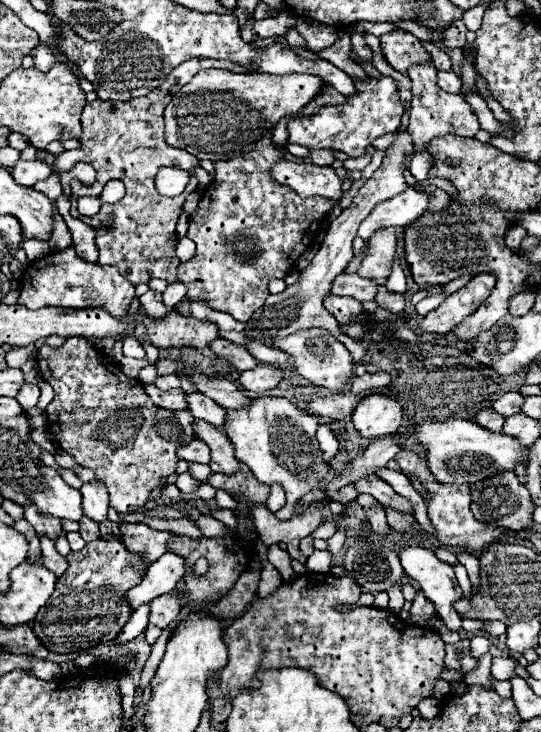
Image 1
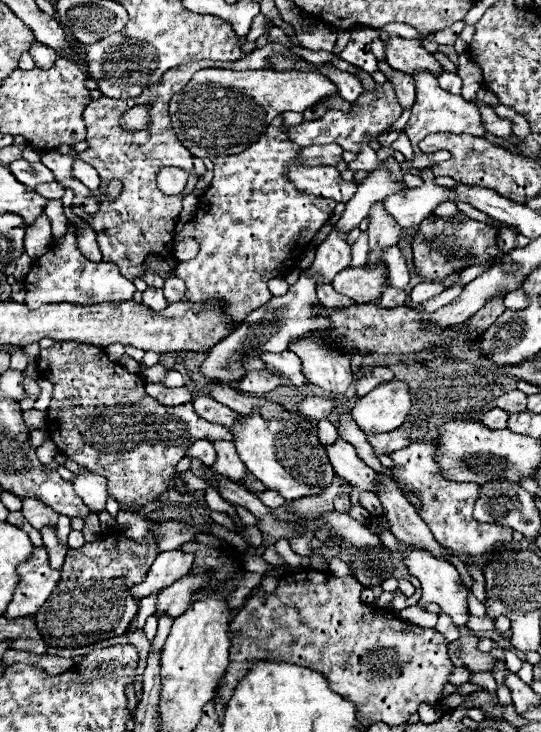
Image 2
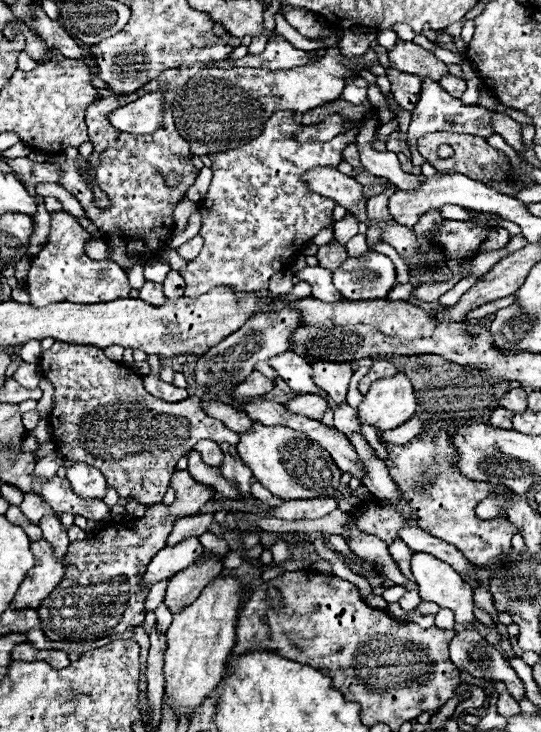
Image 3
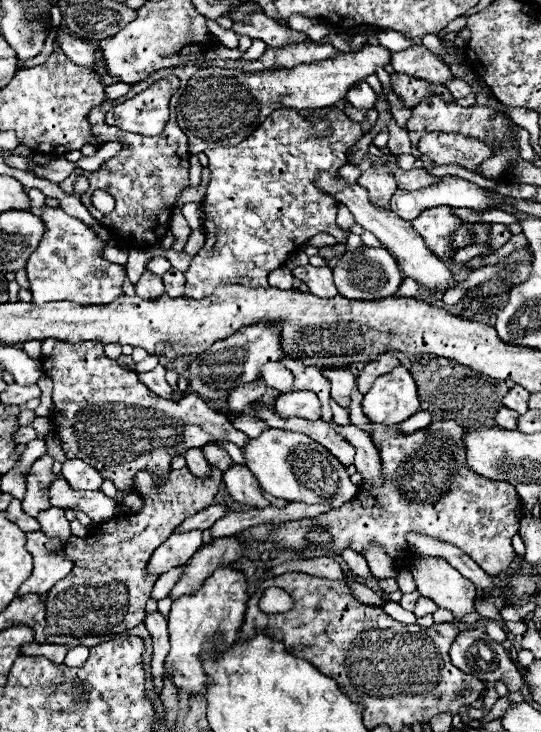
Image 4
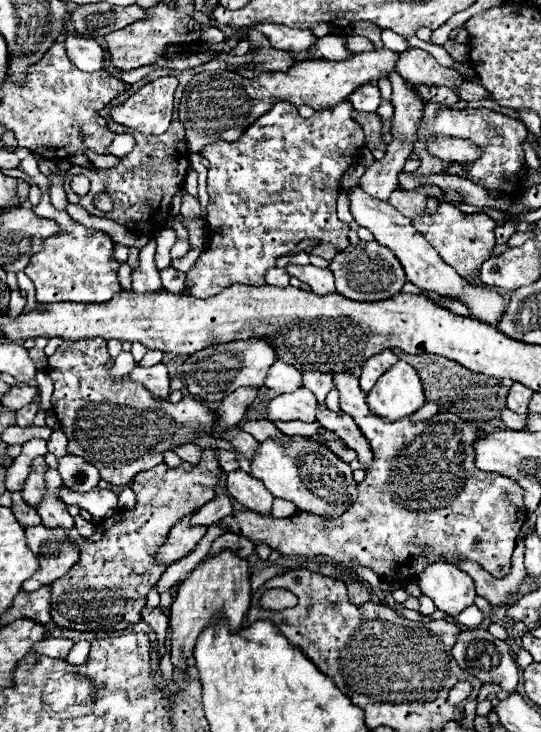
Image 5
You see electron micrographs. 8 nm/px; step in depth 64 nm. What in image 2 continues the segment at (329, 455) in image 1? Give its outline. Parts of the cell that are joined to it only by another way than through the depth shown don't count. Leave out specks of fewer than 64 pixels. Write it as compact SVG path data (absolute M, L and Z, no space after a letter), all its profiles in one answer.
M327 418L318 422L318 427L318 439L322 446L326 447L336 441L337 430L334 429L334 425Z

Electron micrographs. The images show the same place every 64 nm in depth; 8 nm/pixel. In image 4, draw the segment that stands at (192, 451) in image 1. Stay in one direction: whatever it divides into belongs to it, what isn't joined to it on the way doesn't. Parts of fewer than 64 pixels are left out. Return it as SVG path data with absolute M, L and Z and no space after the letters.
M206 444L206 446L202 446L202 452L204 452L204 458L208 460L208 464L216 466L218 470L226 470L232 464L228 452L218 444Z

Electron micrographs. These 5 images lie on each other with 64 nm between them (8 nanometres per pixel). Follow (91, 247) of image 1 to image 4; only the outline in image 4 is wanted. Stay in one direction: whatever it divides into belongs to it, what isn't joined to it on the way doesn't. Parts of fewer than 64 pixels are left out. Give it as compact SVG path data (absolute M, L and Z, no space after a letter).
M106 244L104 250L102 250L102 254L104 254L106 260L112 260L112 262L122 264L122 266L124 266L126 260L128 260L128 252L126 252L124 248L120 248L120 246L110 246L110 244Z

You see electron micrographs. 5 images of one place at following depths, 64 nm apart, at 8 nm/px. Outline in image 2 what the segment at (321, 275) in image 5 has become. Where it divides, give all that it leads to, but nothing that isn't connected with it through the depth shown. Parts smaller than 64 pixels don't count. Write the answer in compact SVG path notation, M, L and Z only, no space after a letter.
M322 284L318 286L318 298L320 298L320 304L326 306L326 308L348 308L348 306L354 306L354 300L348 300L348 296L340 296L330 284Z

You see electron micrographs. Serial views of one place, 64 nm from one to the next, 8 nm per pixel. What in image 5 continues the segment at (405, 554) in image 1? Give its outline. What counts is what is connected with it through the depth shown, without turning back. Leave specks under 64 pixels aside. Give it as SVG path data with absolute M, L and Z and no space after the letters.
M432 562L418 574L418 586L424 596L432 598L438 610L458 616L474 604L476 588L472 578L450 562Z

